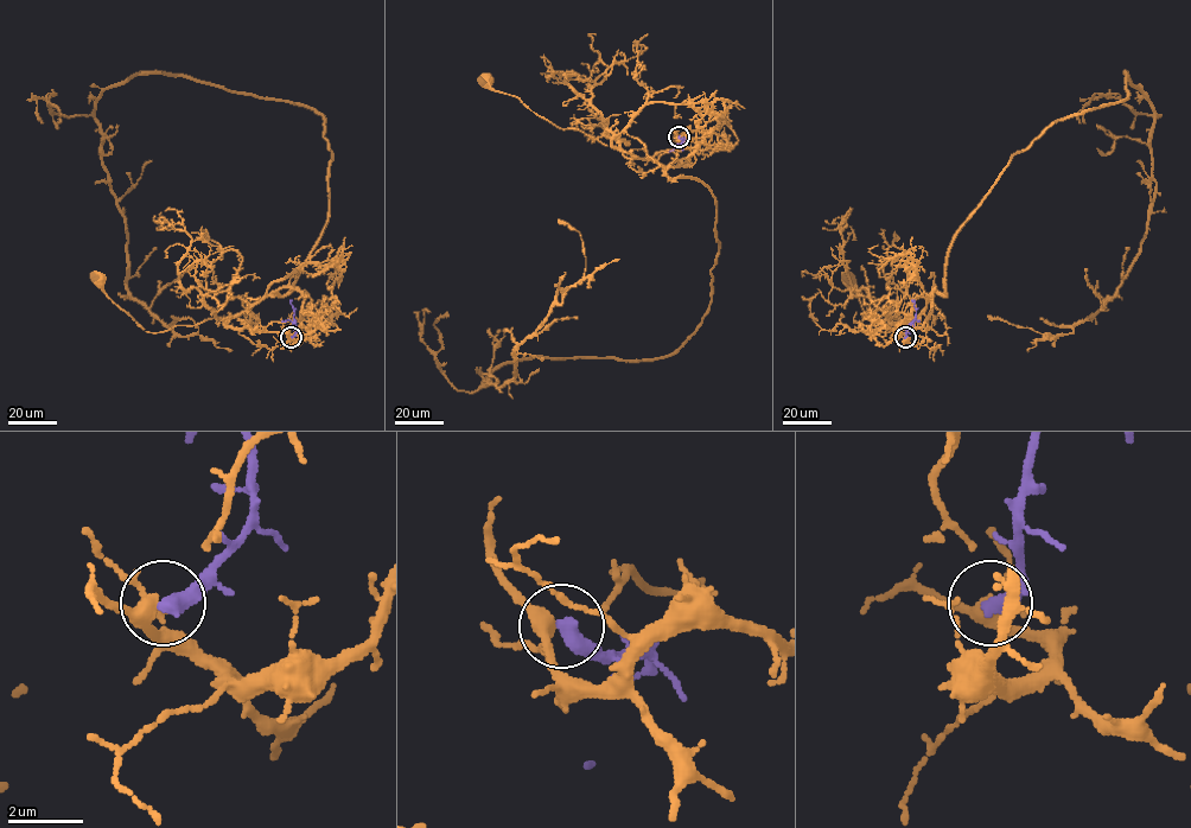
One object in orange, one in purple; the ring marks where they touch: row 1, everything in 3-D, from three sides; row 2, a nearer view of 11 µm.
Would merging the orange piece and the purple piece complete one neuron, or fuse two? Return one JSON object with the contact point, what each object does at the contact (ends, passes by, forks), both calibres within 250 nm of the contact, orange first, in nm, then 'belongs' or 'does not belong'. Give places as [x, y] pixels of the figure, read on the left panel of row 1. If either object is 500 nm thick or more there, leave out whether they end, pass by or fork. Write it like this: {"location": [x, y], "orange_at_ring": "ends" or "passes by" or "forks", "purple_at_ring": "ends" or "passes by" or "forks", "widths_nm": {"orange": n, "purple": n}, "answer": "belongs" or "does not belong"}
{"location": [291, 337], "orange_at_ring": "forks", "purple_at_ring": "ends", "widths_nm": {"orange": 300, "purple": 480}, "answer": "does not belong"}

